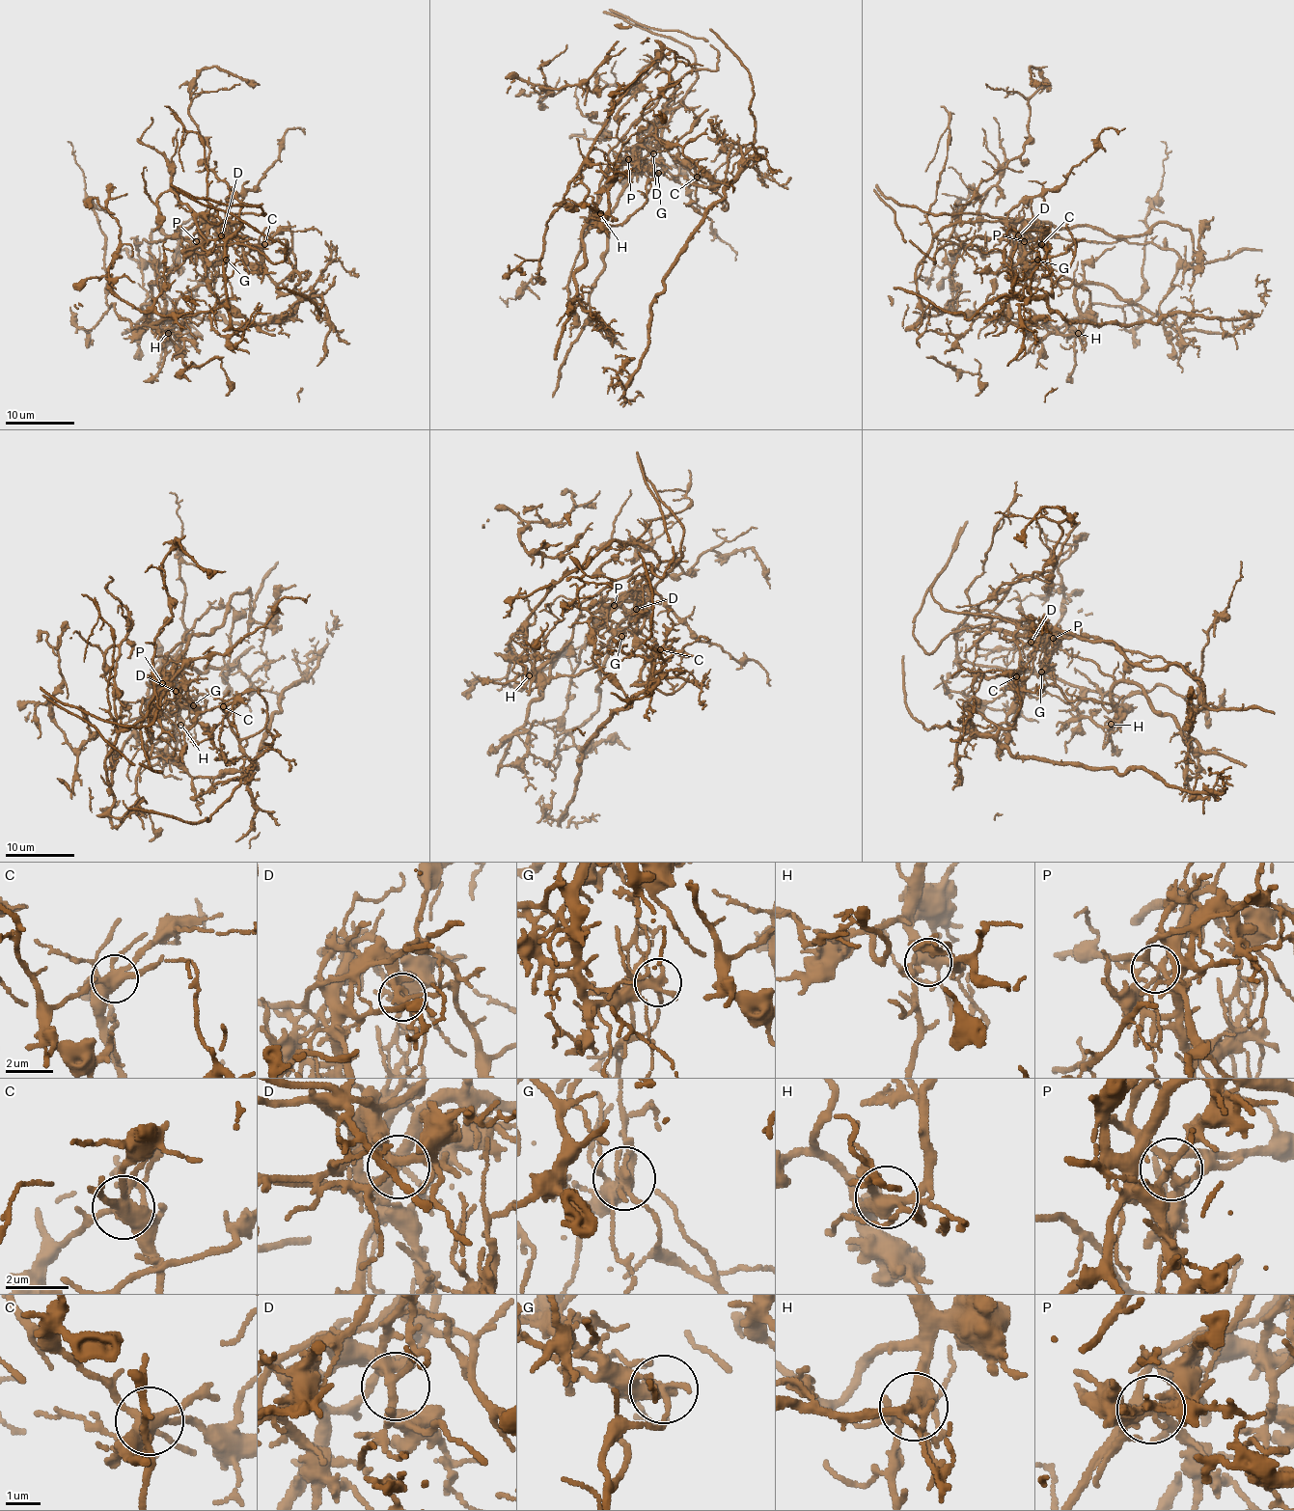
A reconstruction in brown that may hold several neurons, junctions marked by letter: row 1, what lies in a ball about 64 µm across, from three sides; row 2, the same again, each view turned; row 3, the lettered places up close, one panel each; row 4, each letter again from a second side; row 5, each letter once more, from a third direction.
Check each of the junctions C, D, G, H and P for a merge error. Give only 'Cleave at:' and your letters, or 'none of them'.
Cleave at: C, G, P

